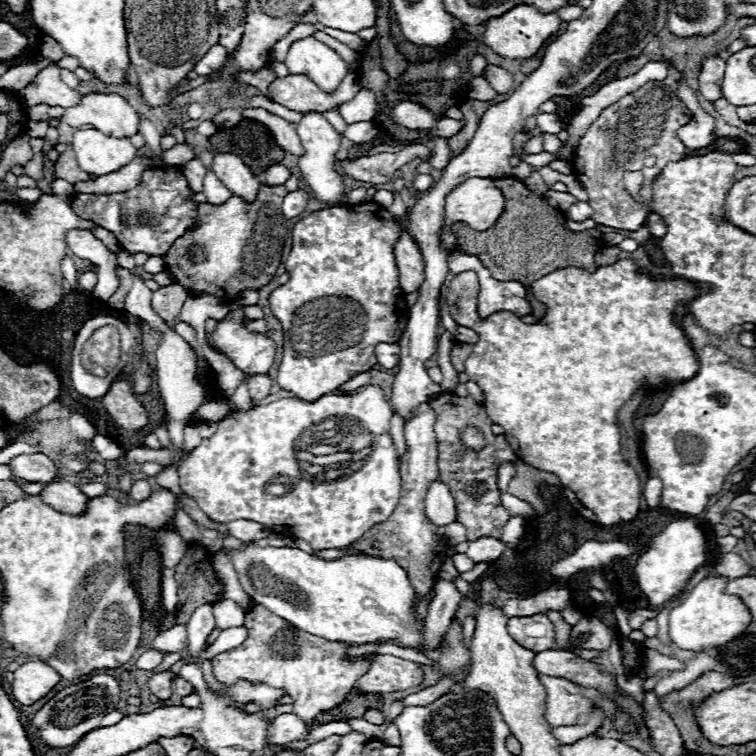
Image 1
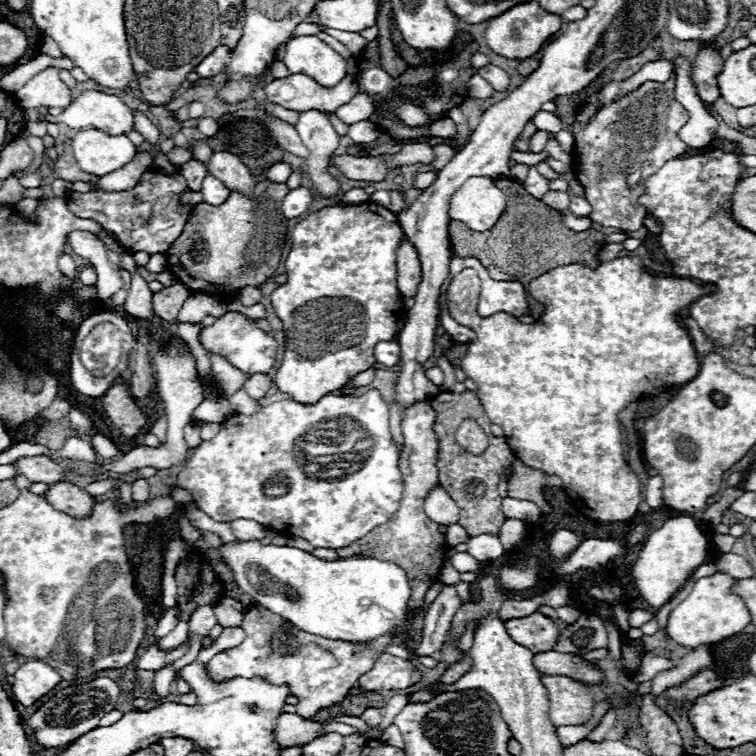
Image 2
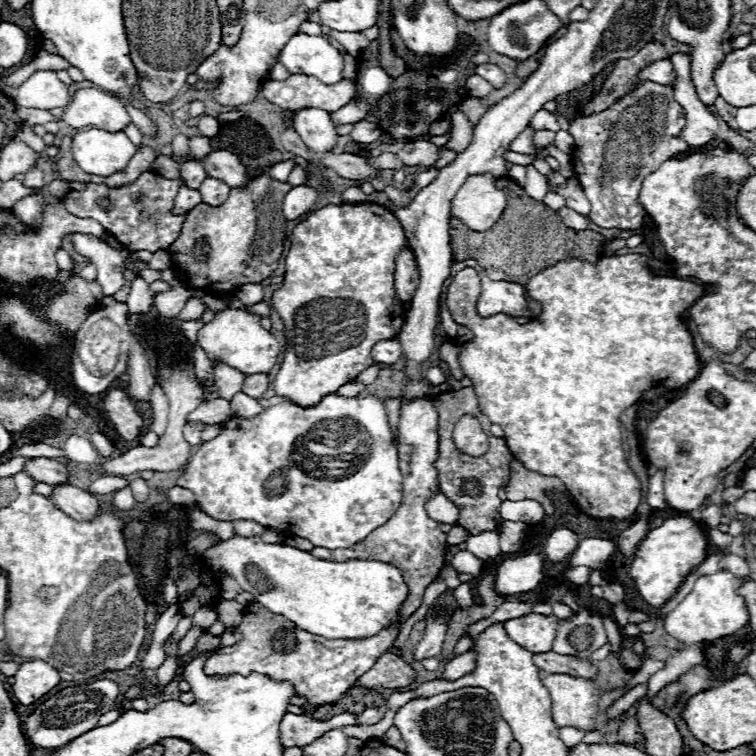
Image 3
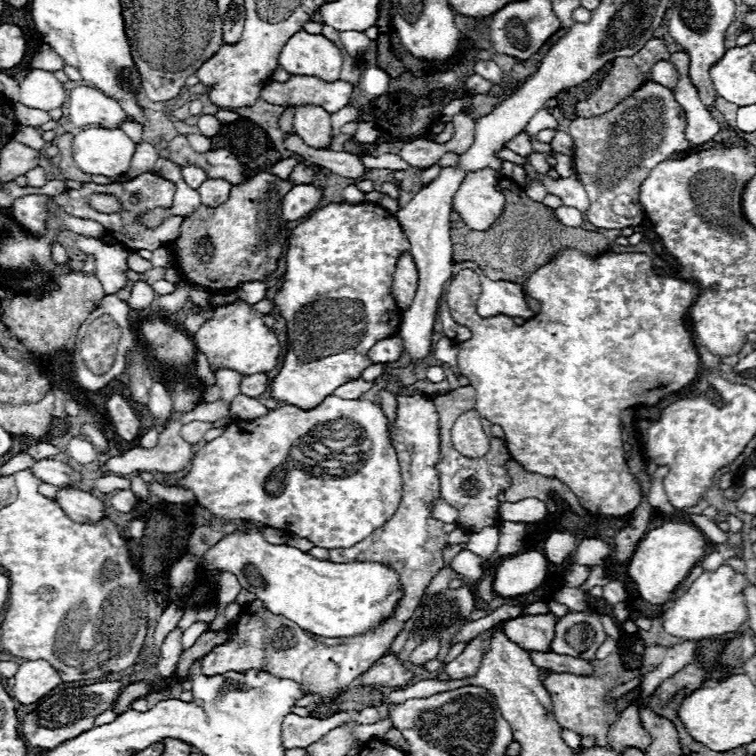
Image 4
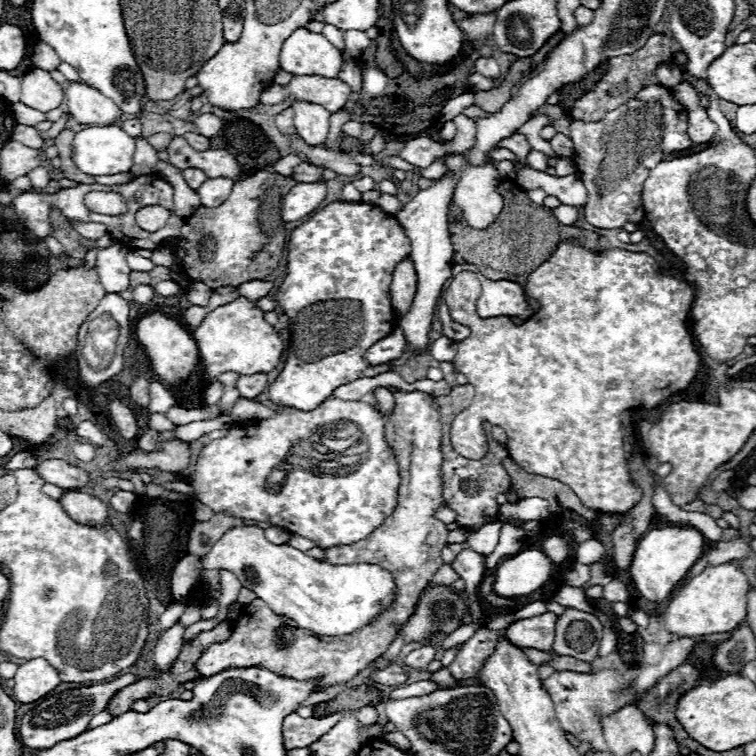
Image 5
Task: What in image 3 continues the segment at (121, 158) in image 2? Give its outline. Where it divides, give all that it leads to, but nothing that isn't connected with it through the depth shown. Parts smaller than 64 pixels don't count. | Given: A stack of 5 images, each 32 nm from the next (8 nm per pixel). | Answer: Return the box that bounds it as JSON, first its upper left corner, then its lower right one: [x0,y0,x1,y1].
[72,128,136,176]

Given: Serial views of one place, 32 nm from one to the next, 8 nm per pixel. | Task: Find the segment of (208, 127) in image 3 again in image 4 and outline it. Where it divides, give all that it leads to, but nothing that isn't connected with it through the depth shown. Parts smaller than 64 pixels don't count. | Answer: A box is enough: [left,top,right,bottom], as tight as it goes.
[196,114,222,138]

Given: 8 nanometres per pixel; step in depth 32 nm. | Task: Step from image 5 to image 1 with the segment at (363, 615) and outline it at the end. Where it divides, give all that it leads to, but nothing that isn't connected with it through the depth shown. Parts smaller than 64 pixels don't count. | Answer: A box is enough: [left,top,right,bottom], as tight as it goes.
[224,542,422,648]

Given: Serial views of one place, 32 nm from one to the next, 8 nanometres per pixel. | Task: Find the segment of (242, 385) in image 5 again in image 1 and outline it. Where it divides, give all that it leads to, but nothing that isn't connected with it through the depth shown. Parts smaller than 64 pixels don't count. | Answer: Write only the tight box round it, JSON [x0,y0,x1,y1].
[248,374,274,400]

